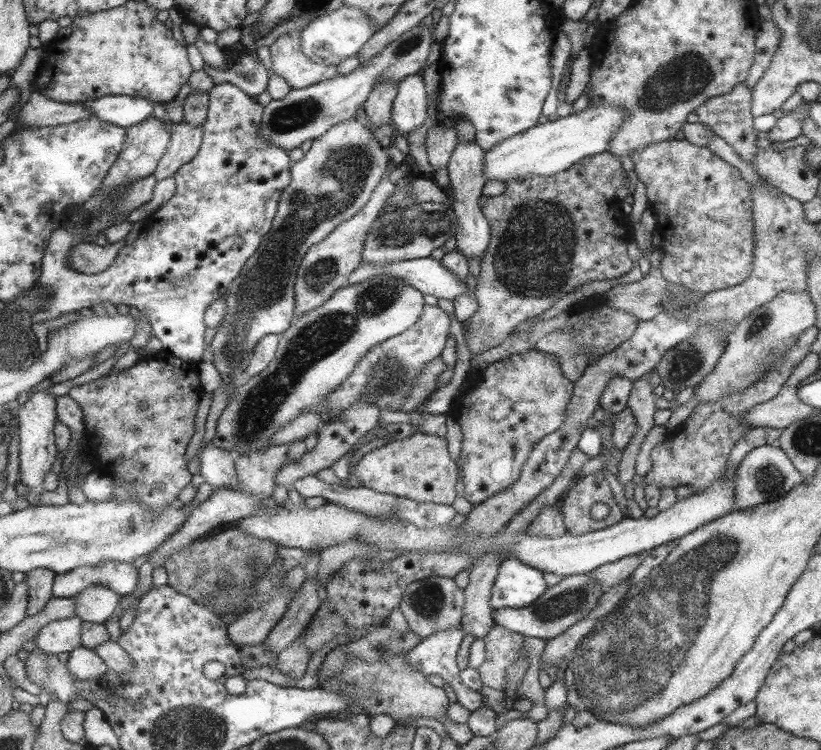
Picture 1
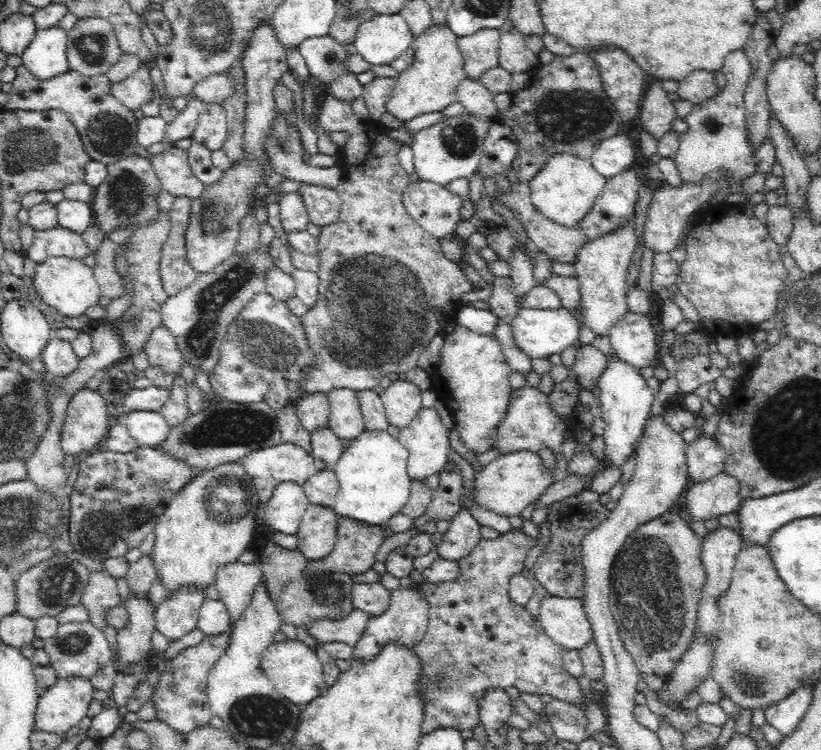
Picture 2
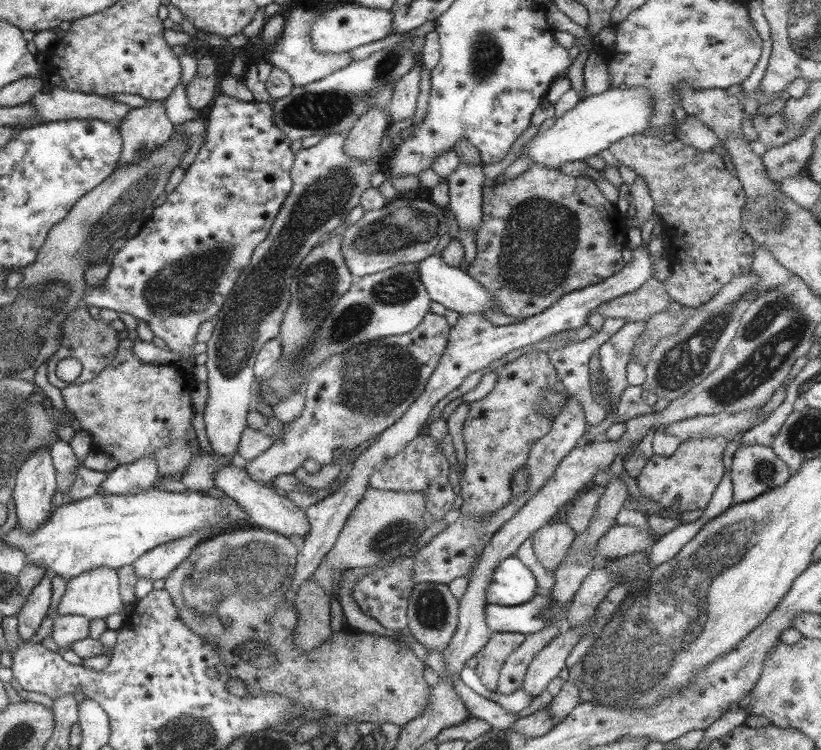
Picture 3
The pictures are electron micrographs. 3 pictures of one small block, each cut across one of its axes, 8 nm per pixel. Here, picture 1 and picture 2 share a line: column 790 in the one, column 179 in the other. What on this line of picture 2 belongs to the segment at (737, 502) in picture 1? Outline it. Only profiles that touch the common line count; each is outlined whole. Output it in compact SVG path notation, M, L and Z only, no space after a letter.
M141 446L128 453L112 451L90 453L85 459L77 461L75 470L78 477L68 495L69 516L66 521L66 532L75 552L101 563L110 557L124 557L128 550L139 547L147 538L148 532L153 530L154 522L161 517L172 497L199 473L181 460L173 459L172 455Z

